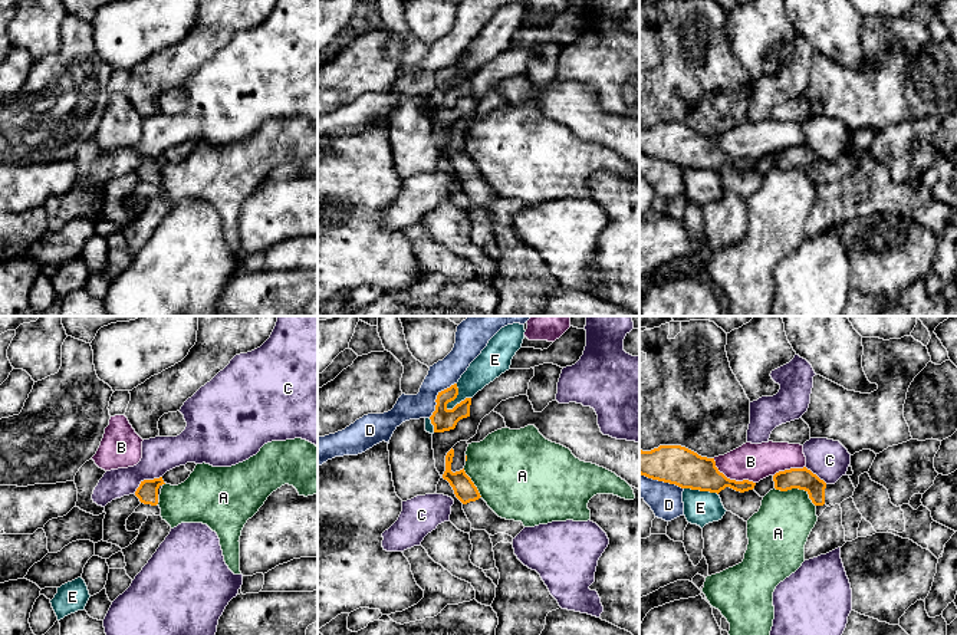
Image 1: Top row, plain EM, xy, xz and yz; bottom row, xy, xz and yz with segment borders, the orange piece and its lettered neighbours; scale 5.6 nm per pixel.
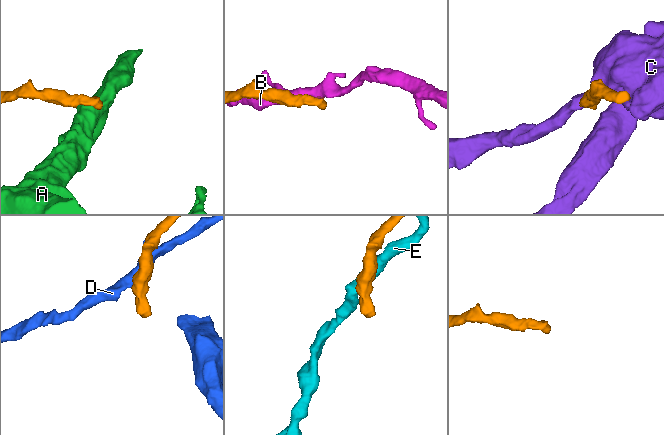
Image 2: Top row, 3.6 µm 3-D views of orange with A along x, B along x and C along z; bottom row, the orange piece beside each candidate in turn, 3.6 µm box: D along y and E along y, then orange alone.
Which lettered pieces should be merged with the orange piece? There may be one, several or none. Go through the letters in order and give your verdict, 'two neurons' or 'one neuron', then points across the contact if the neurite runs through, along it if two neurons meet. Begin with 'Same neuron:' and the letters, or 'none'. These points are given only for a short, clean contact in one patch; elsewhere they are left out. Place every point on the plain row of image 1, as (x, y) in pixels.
Same neuron: none
A: two neurons; border yz (775, 165), (780, 168), (802, 167), (815, 184)
B: two neurons
C: two neurons; border xy (161, 154), (144, 158), (134, 171)
D: two neurons
E: two neurons

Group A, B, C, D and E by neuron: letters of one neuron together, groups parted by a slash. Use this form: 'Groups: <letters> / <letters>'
Groups: A / B / C / D / E

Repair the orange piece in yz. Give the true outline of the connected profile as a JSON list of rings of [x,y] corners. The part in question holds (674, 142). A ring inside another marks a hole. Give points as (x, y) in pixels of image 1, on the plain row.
[[[660,124],[651,129],[639,128],[639,152],[681,167],[720,171],[726,165],[744,171],[756,161],[727,157],[716,145],[714,136],[701,135],[681,124]]]

